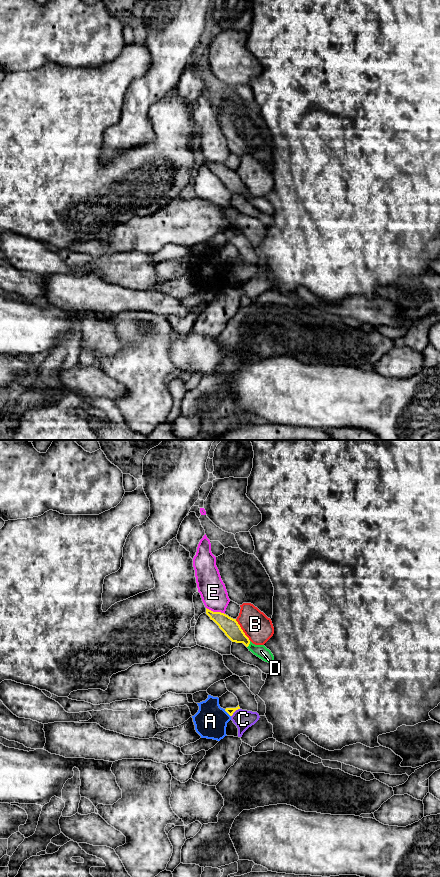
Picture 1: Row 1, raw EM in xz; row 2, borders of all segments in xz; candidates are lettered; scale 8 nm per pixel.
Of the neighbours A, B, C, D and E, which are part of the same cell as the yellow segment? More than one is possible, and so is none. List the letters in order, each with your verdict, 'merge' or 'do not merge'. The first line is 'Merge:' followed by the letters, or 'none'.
Merge: none
A: do not merge
B: do not merge
C: do not merge
D: do not merge
E: do not merge

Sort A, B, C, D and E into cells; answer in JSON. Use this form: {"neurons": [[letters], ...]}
{"neurons": [["A"], ["B"], ["C"], ["D"], ["E"]]}

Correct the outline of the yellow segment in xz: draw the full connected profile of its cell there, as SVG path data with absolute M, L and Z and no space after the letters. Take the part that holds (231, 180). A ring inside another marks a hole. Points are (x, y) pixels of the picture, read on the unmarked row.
M207 160L206 166L219 178L232 194L243 195L246 199L249 198L250 192L245 187L236 171L221 164L213 164Z

